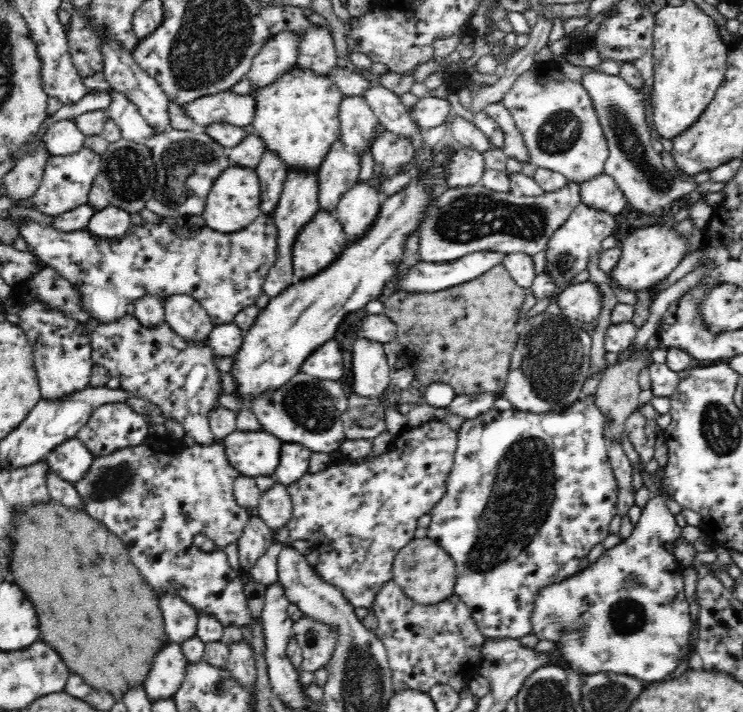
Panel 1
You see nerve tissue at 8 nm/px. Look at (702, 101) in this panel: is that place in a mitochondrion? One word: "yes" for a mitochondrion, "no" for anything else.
no

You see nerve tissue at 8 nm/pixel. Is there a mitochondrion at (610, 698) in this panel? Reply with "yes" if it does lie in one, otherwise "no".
yes

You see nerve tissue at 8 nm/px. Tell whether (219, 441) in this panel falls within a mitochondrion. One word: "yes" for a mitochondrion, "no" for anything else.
no

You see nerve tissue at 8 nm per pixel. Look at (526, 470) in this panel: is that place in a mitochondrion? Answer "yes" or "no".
yes

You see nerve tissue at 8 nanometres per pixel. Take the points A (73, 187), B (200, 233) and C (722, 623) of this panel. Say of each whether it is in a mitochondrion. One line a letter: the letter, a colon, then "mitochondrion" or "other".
A: other
B: other
C: other

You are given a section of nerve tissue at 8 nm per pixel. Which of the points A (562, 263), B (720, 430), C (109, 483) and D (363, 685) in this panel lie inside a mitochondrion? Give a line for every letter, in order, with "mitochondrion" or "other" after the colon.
A: mitochondrion
B: mitochondrion
C: mitochondrion
D: mitochondrion

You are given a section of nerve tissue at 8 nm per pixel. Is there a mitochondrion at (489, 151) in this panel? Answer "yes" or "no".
no

